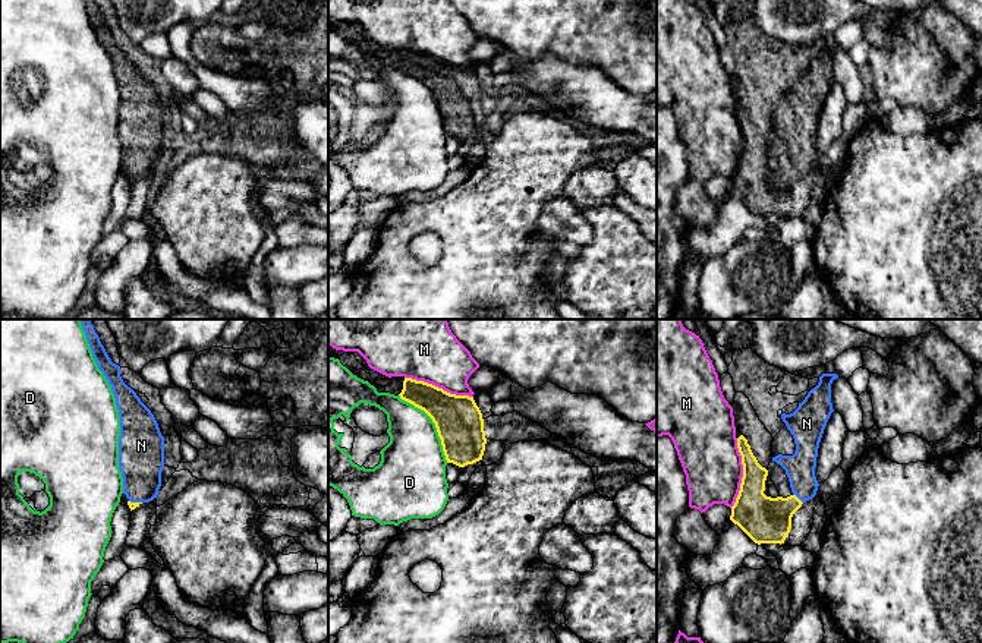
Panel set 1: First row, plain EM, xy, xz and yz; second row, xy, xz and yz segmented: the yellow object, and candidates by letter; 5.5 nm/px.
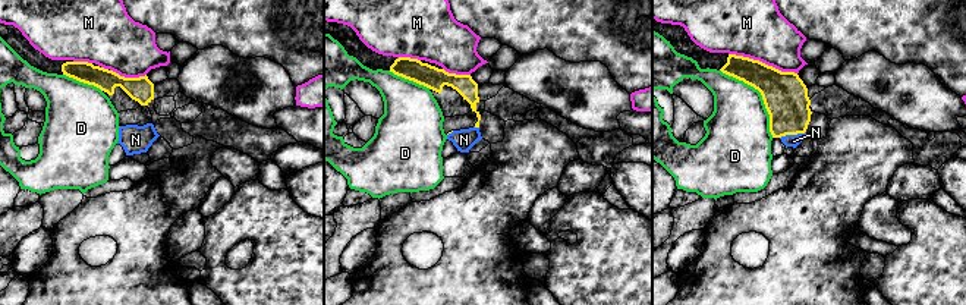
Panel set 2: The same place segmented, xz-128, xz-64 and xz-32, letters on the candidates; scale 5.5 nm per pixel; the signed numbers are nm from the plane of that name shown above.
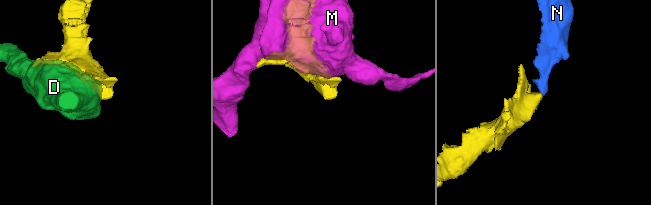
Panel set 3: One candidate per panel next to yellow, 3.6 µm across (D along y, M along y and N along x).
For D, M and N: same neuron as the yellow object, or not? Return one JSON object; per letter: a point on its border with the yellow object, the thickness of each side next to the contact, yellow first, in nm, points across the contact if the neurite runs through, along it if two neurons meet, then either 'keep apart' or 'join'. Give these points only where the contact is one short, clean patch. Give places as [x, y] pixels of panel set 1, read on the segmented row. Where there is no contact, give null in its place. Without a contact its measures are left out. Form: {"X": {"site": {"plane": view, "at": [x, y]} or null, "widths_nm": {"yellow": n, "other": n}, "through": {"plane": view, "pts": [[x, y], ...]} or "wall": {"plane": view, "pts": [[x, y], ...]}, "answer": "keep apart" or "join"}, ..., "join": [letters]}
{"D": {"site": {"plane": "xz", "at": [434, 422]}, "widths_nm": {"yellow": 260, "other": 340}, "answer": "keep apart"}, "M": {"site": {"plane": "yz", "at": [743, 473]}, "widths_nm": {"yellow": 240, "other": 340}, "answer": "keep apart"}, "N": {"site": {"plane": "yz", "at": [798, 498]}, "widths_nm": {"yellow": 260, "other": 160}, "through": {"plane": "yz", "pts": [[765, 520], [798, 498], [799, 467]]}, "answer": "join"}, "join": ["N"]}

